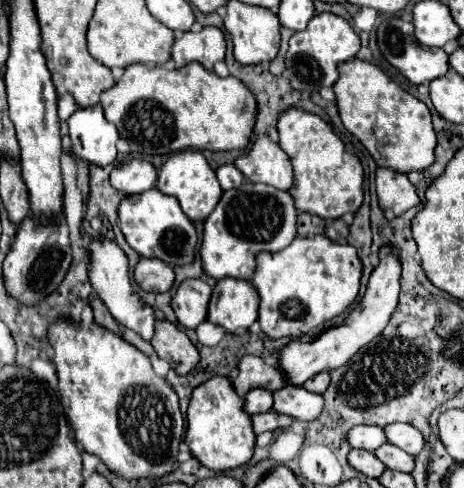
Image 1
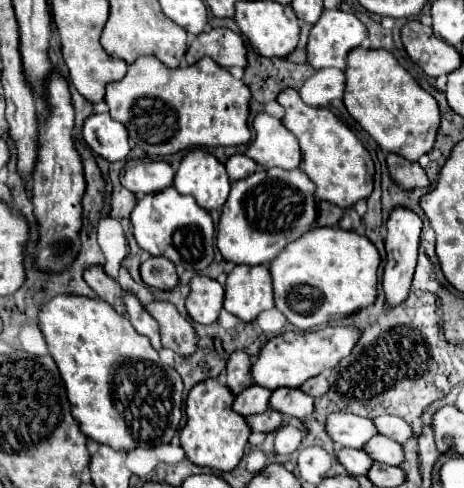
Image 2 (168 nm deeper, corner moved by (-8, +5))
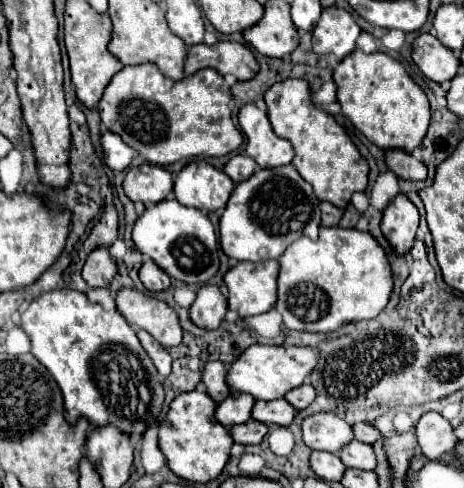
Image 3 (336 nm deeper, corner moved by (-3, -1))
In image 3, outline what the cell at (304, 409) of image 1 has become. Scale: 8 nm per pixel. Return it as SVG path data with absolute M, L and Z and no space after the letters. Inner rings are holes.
M279 398L279 400L271 400L271 402L257 402L251 410L251 418L263 424L277 424L277 426L289 426L295 418L295 408Z

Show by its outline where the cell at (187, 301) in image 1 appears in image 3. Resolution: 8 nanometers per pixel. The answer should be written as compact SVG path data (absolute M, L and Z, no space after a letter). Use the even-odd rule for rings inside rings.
M203 284L197 290L197 298L193 302L193 306L189 308L191 312L191 320L207 330L219 328L219 324L223 322L225 314L227 314L227 298L221 294L219 286L213 284Z

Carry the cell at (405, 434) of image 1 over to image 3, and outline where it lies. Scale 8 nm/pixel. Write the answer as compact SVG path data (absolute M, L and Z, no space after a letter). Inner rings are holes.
M353 424L353 436L355 440L359 442L367 442L367 444L373 444L381 434L371 426L371 424Z

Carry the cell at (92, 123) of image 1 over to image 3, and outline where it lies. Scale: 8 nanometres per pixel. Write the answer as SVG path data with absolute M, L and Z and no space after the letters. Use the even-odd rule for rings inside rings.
M105 132L101 136L101 146L103 146L103 160L105 164L115 170L115 172L121 172L125 170L133 156L135 156L135 150L129 148L119 136L115 136L113 132Z

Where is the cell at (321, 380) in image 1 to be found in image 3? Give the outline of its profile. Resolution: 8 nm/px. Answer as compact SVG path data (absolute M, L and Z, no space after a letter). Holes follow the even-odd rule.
M301 384L299 388L289 390L289 392L285 394L285 398L287 398L287 402L289 402L293 408L303 410L303 408L307 408L307 406L313 402L313 398L315 398L315 388L313 388L311 384Z

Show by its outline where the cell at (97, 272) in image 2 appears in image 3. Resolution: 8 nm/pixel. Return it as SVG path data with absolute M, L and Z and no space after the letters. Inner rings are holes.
M109 246L97 248L87 256L83 266L83 280L91 288L107 288L117 274L117 264L109 254Z

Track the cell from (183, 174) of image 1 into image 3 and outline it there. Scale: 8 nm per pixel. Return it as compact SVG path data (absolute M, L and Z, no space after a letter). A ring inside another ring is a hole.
M205 160L189 162L175 178L177 200L183 206L193 206L201 212L225 208L233 188L233 180Z

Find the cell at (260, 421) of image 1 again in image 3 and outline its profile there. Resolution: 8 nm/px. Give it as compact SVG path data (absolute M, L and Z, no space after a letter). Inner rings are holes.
M249 420L247 424L239 424L239 426L231 426L231 438L237 444L261 444L263 436L267 434L267 426L257 422L257 420Z

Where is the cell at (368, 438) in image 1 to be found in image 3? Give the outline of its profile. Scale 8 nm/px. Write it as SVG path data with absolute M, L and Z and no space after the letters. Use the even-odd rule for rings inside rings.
M319 412L303 420L303 442L311 450L327 450L339 454L339 450L351 440L351 426L345 420L339 420L335 414Z

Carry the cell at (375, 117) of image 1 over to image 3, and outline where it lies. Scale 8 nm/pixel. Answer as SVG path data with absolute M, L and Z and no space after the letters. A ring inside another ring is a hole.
M361 50L345 56L333 72L341 112L353 126L383 150L403 148L413 152L421 146L429 126L429 100L419 84L411 80L403 64L383 52L365 54Z

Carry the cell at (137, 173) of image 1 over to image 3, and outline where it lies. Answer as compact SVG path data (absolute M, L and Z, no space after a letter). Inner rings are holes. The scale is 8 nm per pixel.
M141 164L129 170L123 188L133 202L143 202L145 206L151 206L165 200L173 192L173 178L161 166Z

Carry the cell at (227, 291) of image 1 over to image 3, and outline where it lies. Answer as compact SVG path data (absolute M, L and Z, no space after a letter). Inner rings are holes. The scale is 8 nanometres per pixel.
M277 260L263 264L239 262L233 266L225 274L225 284L229 288L229 310L237 310L241 318L273 310L277 302L277 274Z

